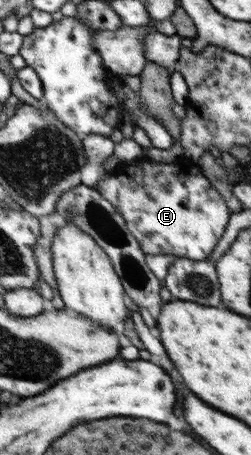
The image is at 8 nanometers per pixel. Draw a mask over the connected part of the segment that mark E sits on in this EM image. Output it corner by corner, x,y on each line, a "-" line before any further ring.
137,160
119,174
104,174
96,185
96,191
119,210
144,255
173,254
192,261
206,260
228,225
229,210
211,183
201,174
175,170
175,164

